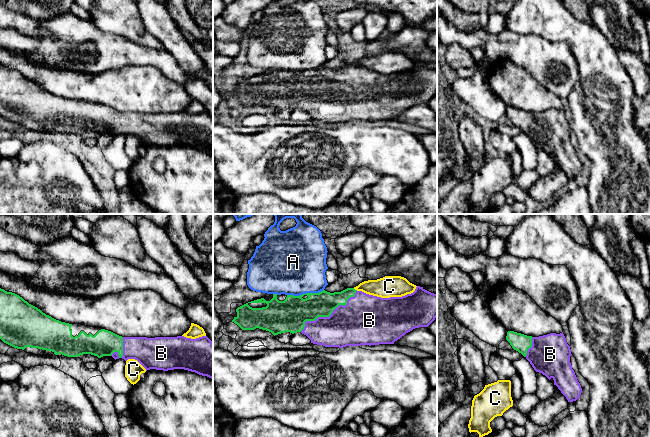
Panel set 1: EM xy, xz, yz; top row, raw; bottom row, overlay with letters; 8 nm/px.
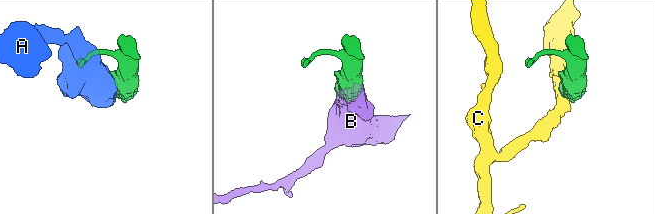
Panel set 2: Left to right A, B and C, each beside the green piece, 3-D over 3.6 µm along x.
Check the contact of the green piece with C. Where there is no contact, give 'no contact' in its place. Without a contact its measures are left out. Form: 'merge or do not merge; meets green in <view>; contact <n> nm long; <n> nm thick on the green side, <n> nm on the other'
do not merge; meets green in xz; contact 40 nm long; 170 nm thick on the green side, 170 nm on the other

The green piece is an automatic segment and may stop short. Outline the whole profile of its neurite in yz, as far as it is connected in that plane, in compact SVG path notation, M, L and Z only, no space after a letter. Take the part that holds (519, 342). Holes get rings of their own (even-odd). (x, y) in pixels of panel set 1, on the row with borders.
M508 331L506 340L521 353L536 372L554 380L568 402L579 399L582 388L570 363L571 349L562 333L532 337Z

